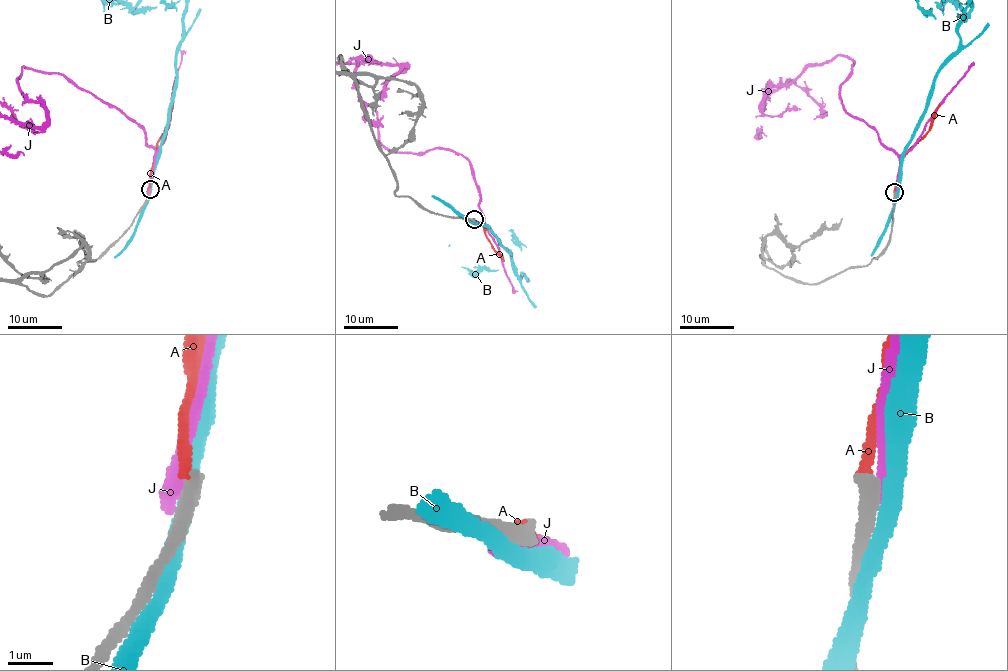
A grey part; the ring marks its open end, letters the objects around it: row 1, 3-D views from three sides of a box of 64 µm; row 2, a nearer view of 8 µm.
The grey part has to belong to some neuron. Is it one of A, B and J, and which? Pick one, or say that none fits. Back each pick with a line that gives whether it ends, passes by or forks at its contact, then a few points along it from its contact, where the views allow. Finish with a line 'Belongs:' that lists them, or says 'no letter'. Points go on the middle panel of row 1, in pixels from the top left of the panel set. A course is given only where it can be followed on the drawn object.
Belongs: no letter

